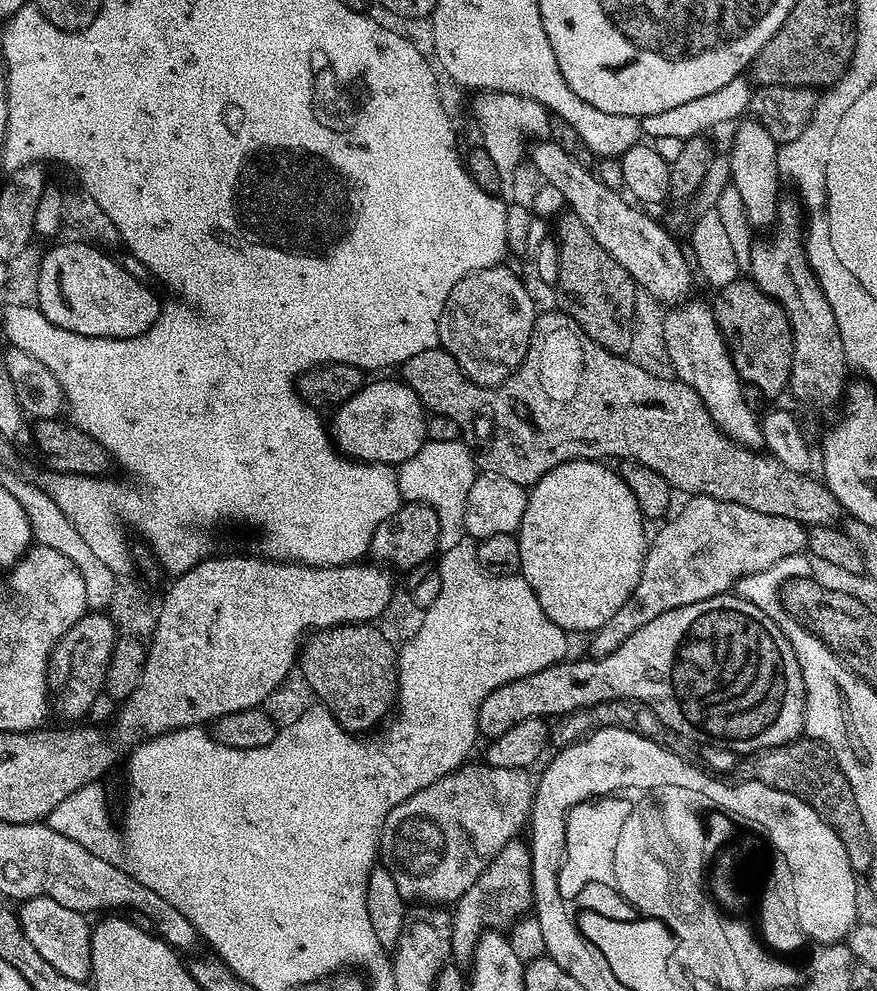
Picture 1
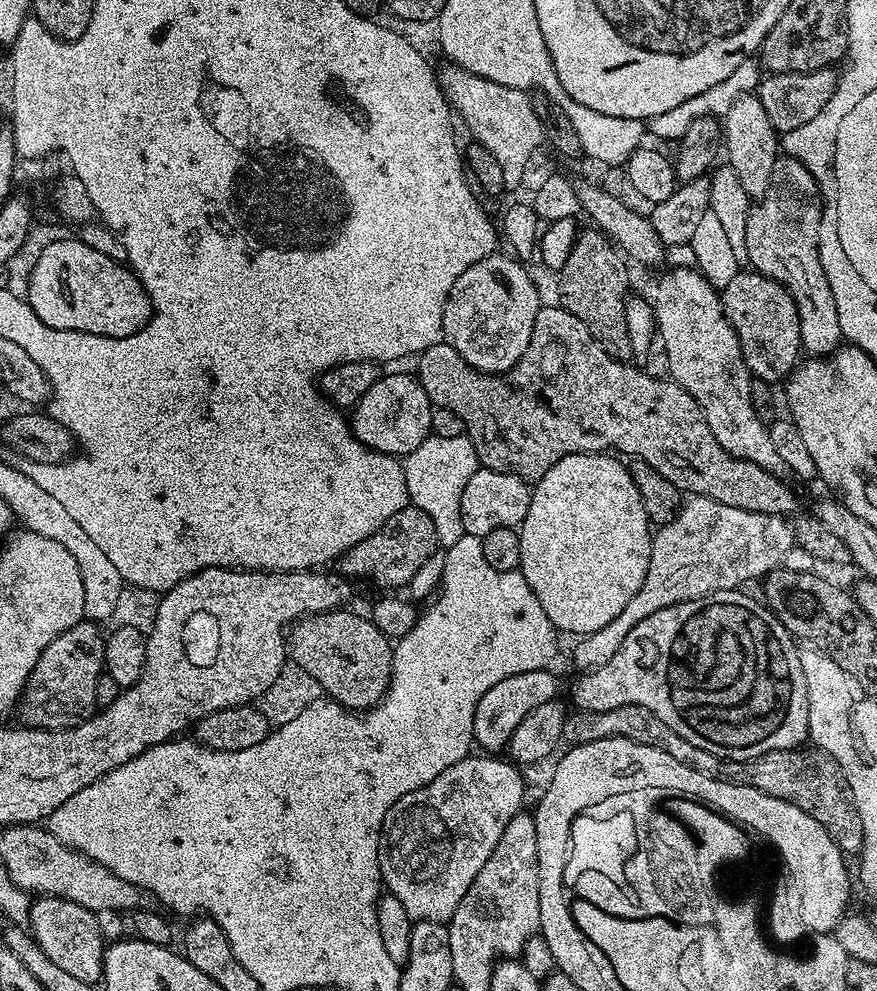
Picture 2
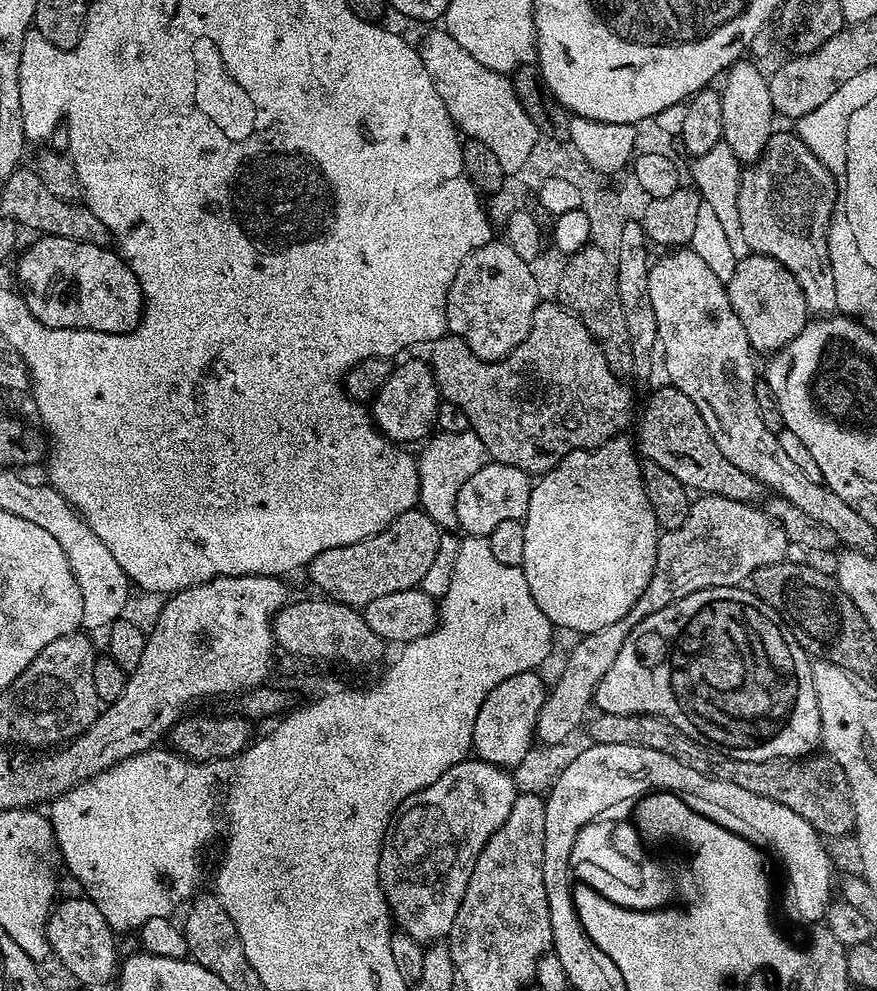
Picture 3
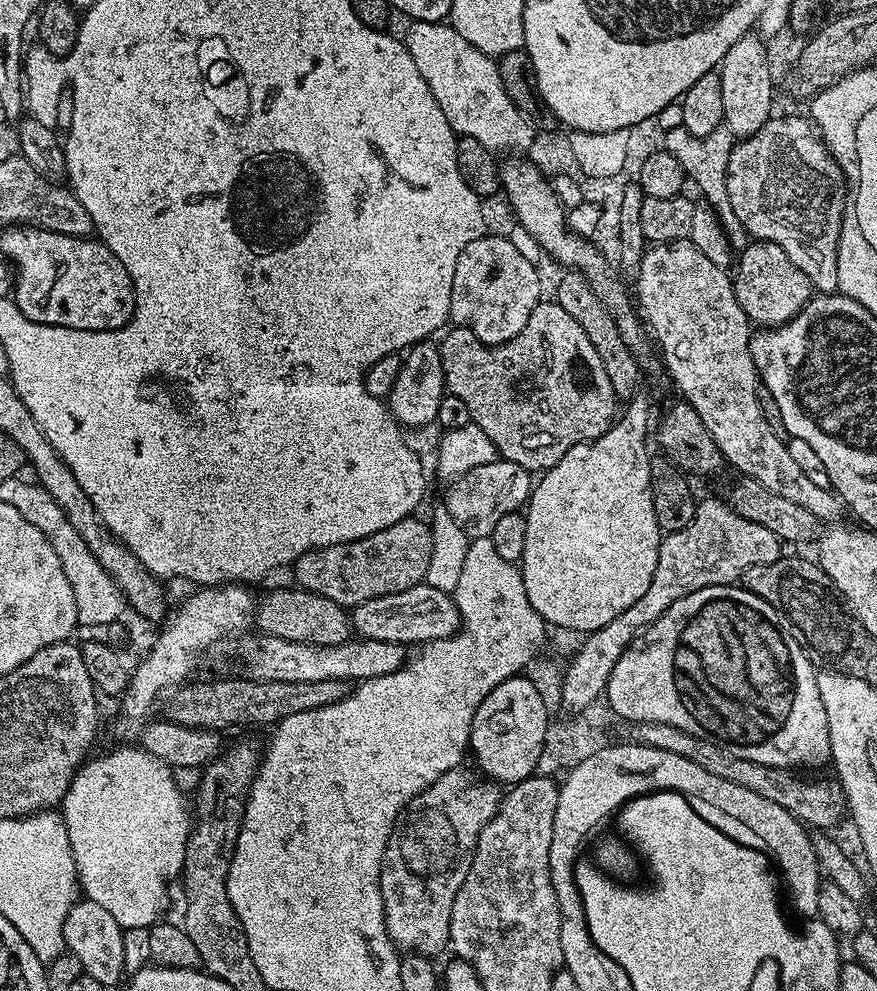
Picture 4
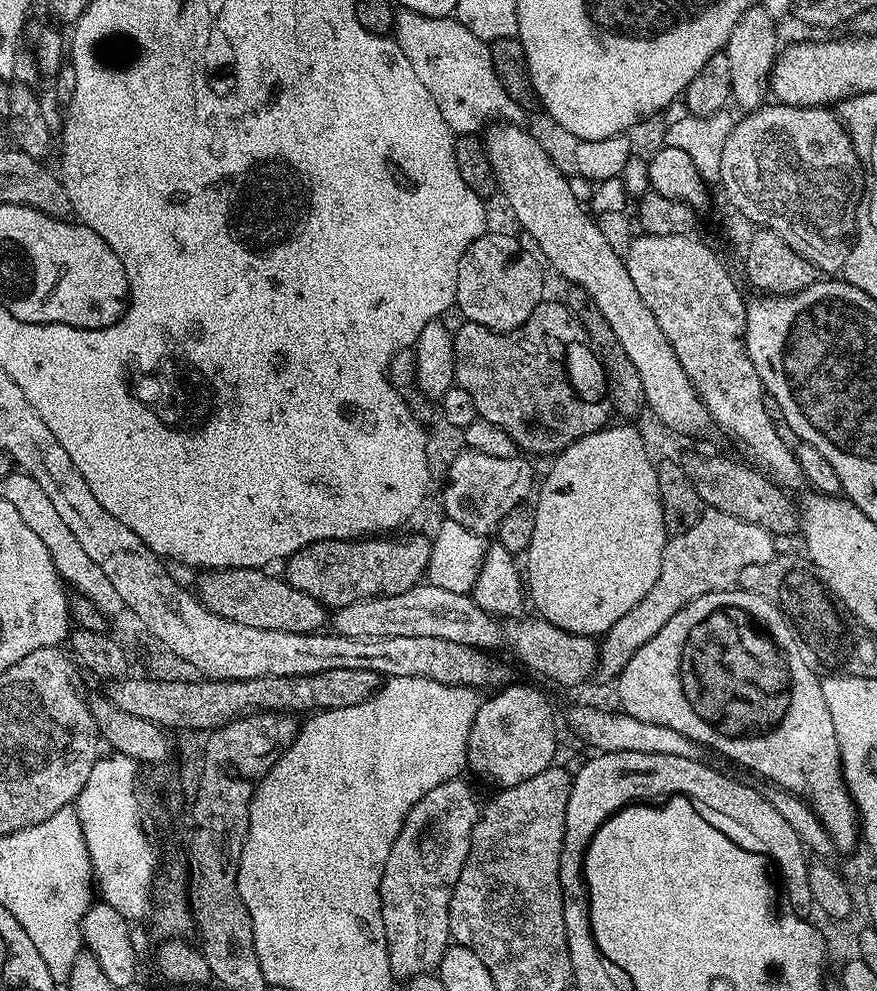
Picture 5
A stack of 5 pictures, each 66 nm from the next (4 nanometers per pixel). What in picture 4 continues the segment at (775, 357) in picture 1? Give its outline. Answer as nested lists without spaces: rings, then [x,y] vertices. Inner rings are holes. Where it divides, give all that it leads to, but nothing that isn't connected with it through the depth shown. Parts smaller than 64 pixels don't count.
[[[752,240],[739,253],[735,261],[732,289],[738,298],[738,306],[756,326],[779,326],[787,324],[808,305],[814,295],[810,278],[790,262],[786,250],[774,242]]]

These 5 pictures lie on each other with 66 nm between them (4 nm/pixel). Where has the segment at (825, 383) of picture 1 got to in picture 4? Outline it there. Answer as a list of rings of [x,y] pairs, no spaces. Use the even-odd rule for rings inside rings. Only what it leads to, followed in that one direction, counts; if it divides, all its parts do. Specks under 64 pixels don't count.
[[[776,114],[754,135],[735,141],[726,168],[728,201],[749,237],[782,246],[790,262],[810,278],[813,289],[820,294],[832,294],[838,289],[838,242],[844,228],[844,209],[850,200],[849,185],[848,188],[844,185],[844,172],[832,161],[827,147],[829,145],[807,115]]]

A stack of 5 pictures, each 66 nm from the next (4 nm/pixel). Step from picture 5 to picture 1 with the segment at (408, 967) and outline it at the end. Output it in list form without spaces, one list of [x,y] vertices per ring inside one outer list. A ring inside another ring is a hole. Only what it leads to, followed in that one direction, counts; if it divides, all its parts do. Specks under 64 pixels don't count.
[[[483,762],[472,763],[465,763],[456,771],[438,778],[438,782],[430,782],[430,786],[426,786],[426,790],[418,790],[418,794],[410,794],[410,798],[398,802],[398,806],[394,806],[394,810],[390,810],[390,814],[386,814],[386,822],[380,831],[378,856],[382,861],[383,868],[390,870],[390,878],[394,878],[394,882],[398,882],[398,890],[404,895],[405,901],[425,900],[423,903],[428,906],[455,905],[456,901],[462,898],[462,894],[466,894],[466,890],[470,890],[470,886],[474,886],[474,882],[478,882],[478,878],[488,869],[492,859],[499,854],[508,842],[517,839],[521,835],[520,831],[523,828],[525,831],[526,825],[529,823],[534,795],[533,777],[531,780],[528,777],[529,773],[523,768],[499,768]]]

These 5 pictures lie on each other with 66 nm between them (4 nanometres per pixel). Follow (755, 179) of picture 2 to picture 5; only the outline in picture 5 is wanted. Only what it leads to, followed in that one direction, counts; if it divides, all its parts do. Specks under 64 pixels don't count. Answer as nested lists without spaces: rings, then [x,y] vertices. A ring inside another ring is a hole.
[[[753,6],[746,10],[746,14],[742,14],[738,26],[734,26],[730,34],[726,51],[730,58],[731,103],[744,108],[740,110],[753,110],[765,103],[766,93],[769,91],[768,78],[778,55],[776,28],[777,21],[772,19],[763,6]]]

